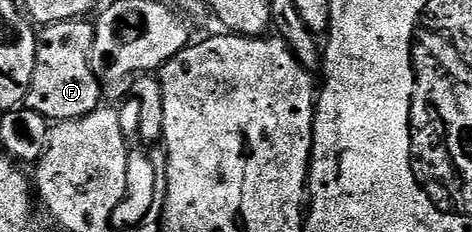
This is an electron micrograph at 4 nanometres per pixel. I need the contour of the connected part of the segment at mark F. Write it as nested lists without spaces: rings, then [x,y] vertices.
[[[87,18],[50,23],[39,32],[34,77],[26,100],[27,110],[50,121],[65,123],[86,117],[102,106],[100,83],[90,61],[95,32],[95,26]]]

